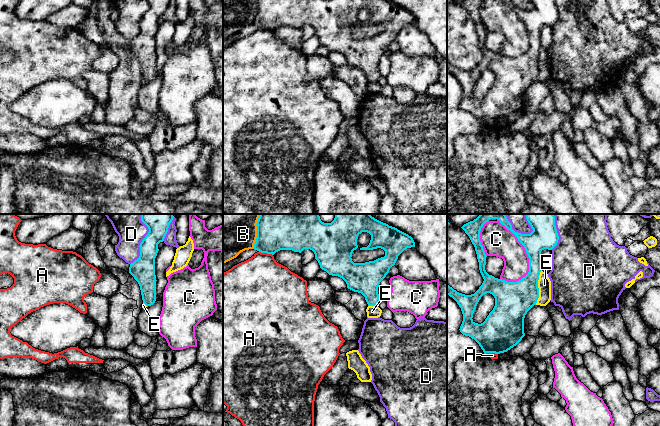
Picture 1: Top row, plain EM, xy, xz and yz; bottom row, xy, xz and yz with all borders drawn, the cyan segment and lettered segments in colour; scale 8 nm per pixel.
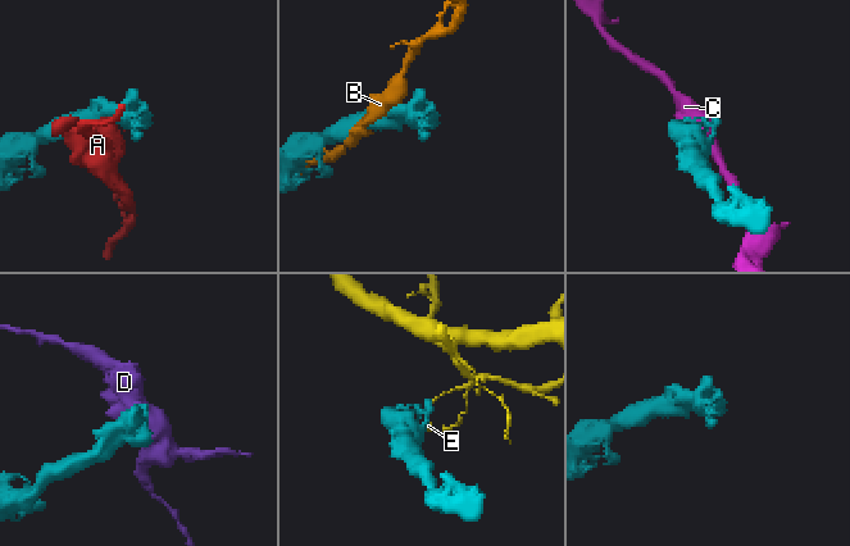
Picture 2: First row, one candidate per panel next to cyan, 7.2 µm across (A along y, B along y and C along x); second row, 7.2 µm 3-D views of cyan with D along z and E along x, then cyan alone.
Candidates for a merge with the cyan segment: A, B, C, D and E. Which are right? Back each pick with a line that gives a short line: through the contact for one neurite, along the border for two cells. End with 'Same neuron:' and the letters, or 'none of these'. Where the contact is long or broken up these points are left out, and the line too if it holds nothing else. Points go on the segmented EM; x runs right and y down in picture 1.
Same neuron: none of these

